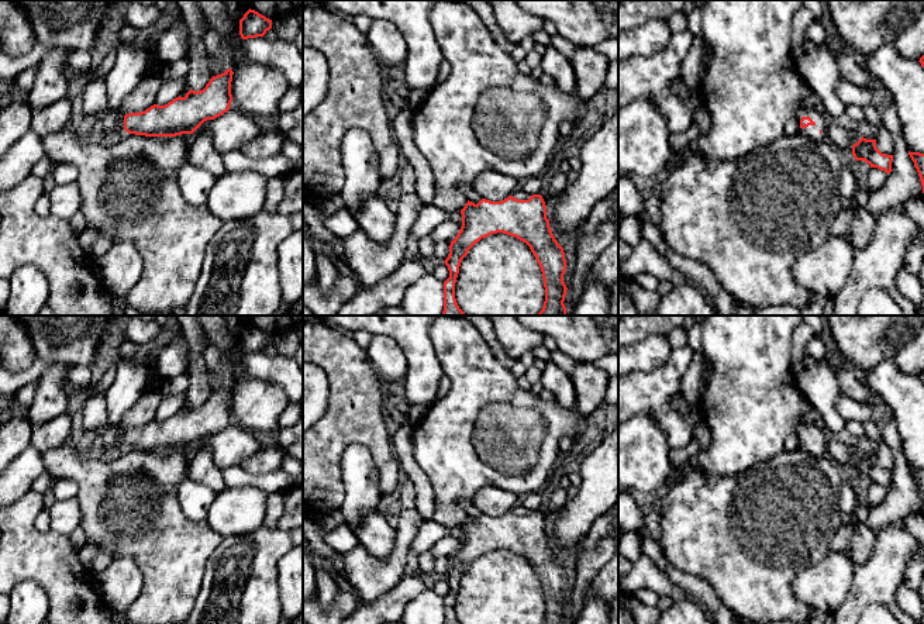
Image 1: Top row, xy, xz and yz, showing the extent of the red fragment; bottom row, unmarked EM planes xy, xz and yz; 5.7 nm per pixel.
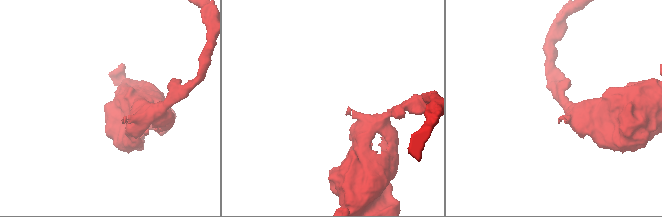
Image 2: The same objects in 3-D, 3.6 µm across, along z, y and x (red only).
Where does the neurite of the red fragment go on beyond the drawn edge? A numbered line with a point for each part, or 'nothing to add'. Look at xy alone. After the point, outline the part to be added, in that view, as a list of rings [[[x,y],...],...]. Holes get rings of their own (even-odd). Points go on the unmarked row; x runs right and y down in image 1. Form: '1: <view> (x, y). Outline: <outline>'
1: xy (121, 448). Outline: [[[120,430],[120,438],[118,438],[118,444],[117,444],[117,455],[123,455],[128,451],[132,451],[132,449],[128,449],[125,445],[124,445],[124,431],[125,430]]]

